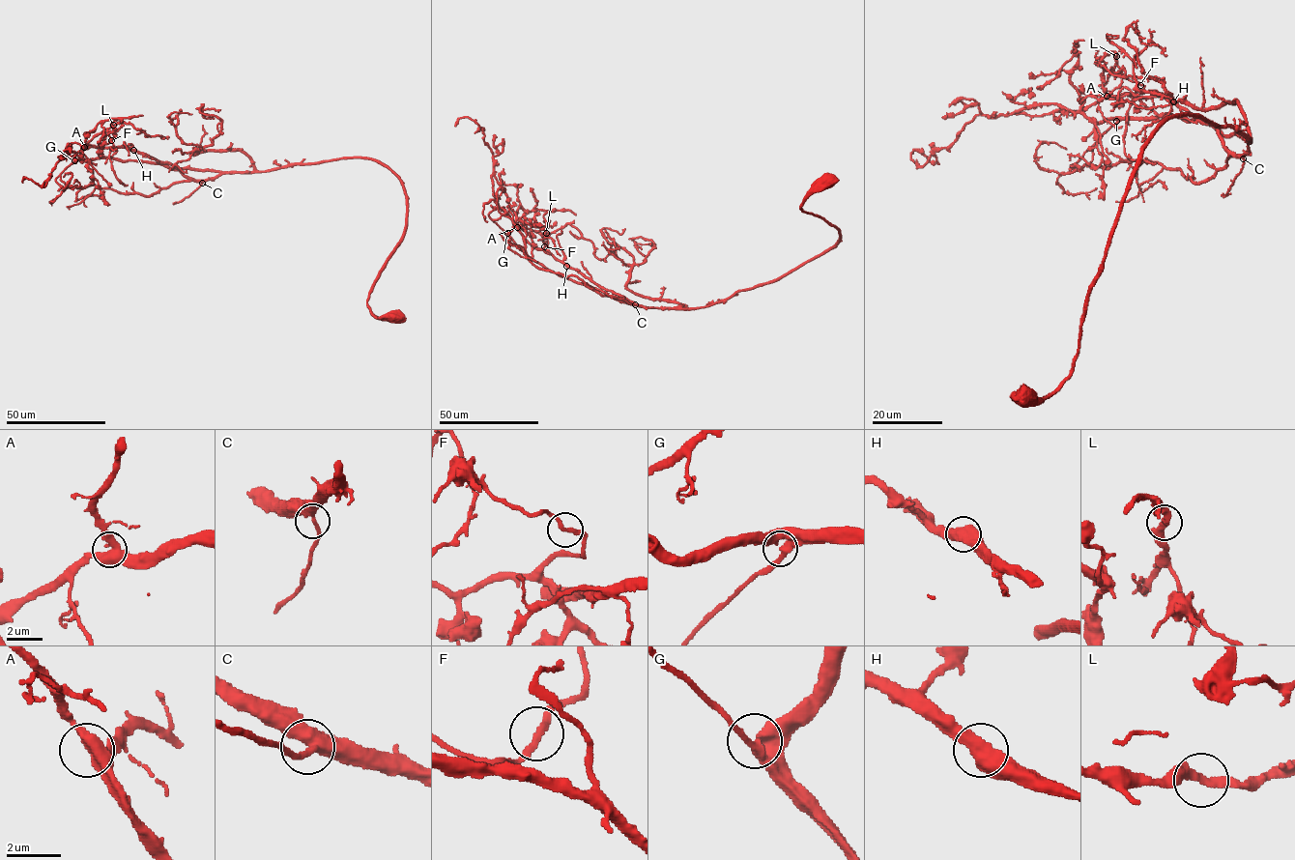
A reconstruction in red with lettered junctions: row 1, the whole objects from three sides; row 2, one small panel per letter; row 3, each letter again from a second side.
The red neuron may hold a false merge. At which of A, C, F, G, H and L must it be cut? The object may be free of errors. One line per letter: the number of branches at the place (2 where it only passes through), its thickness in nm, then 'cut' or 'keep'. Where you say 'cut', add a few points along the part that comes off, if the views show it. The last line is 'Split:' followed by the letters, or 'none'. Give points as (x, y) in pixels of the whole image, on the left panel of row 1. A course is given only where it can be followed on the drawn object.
A: branches 3; calibre 420 nm; keep
C: branches 2; calibre 320 nm; keep
F: branches 2; calibre 240 nm; keep
G: branches 2; calibre 380 nm; keep
H: branches 2; calibre 700 nm; keep
L: branches 2; calibre 320 nm; keep
Split: none

